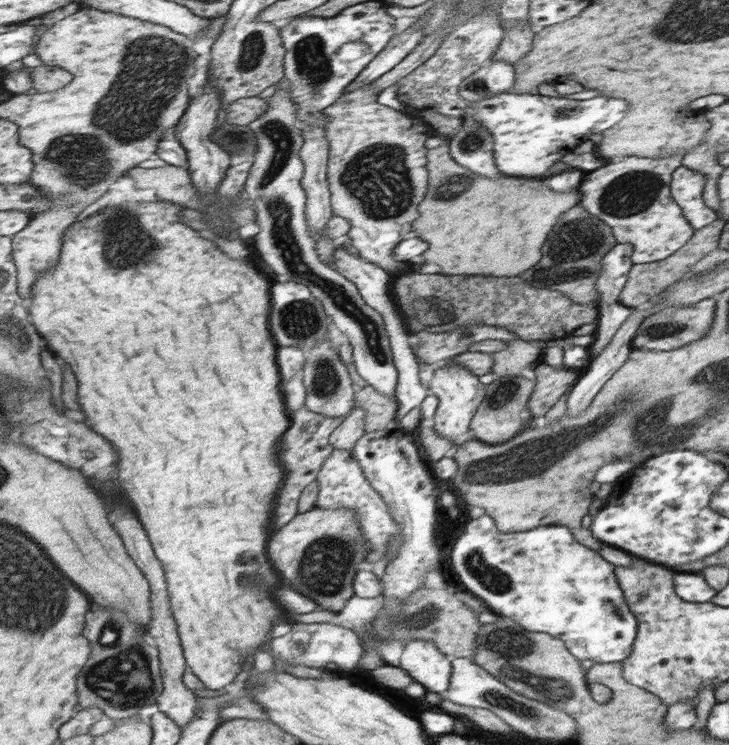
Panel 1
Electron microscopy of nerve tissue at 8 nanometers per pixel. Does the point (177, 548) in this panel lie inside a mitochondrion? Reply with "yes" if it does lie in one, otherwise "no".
no

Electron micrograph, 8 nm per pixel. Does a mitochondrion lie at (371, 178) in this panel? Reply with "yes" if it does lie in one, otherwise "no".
yes

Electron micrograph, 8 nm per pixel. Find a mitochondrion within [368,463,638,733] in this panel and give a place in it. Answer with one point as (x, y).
(510, 648)

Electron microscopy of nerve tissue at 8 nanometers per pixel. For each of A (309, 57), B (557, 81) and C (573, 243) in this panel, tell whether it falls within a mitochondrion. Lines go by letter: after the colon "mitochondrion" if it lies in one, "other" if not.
A: mitochondrion
B: other
C: mitochondrion

